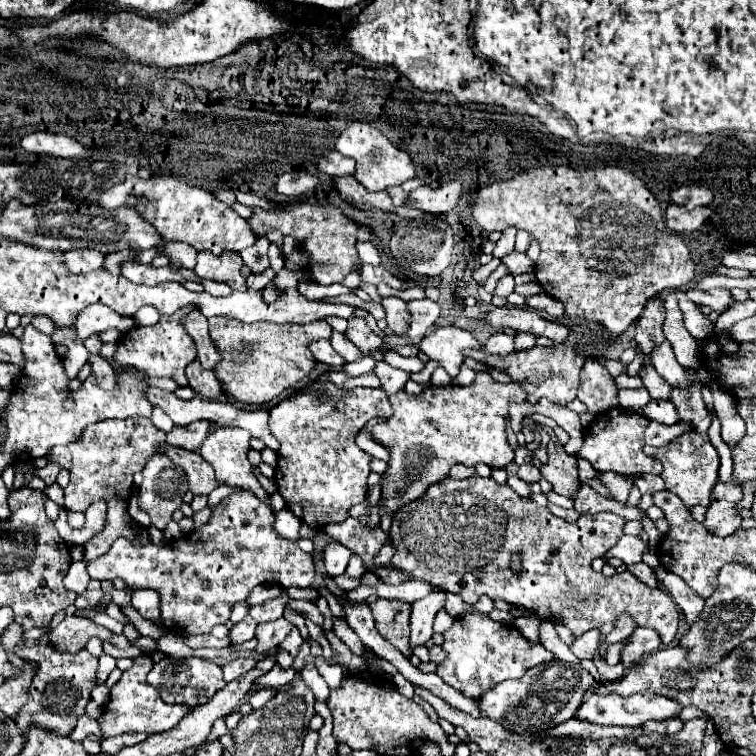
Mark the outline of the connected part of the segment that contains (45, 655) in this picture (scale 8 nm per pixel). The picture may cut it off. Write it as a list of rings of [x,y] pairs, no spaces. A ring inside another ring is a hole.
[[[36,645],[36,649],[32,649],[30,659],[38,663],[38,673],[32,679],[28,703],[18,711],[18,717],[14,717],[16,727],[22,735],[26,735],[32,725],[56,735],[70,735],[76,727],[76,719],[86,713],[90,691],[96,687],[98,659],[84,657],[84,649],[80,653],[70,655],[58,649],[50,649],[50,645]]]

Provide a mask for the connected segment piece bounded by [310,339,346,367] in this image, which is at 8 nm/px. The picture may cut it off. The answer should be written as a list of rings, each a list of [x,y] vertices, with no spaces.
[[[324,339],[324,341],[314,341],[310,343],[310,351],[314,353],[314,357],[320,361],[320,363],[326,363],[330,367],[342,367],[346,361],[332,349],[330,341]]]

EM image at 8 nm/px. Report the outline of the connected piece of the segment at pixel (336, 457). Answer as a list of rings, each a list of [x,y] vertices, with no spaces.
[[[356,387],[350,393],[330,393],[322,401],[284,399],[270,409],[270,431],[280,441],[274,481],[286,507],[312,529],[348,519],[352,505],[366,501],[370,455],[356,443],[356,433],[374,417],[390,415],[392,407],[382,389]]]

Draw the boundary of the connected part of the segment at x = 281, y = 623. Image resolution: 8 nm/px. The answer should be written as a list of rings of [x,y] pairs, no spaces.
[[[284,617],[276,619],[276,621],[268,621],[268,623],[260,623],[256,627],[256,639],[258,639],[258,645],[256,645],[256,653],[258,655],[264,655],[272,649],[276,649],[284,637],[294,629],[292,623],[288,623]]]

